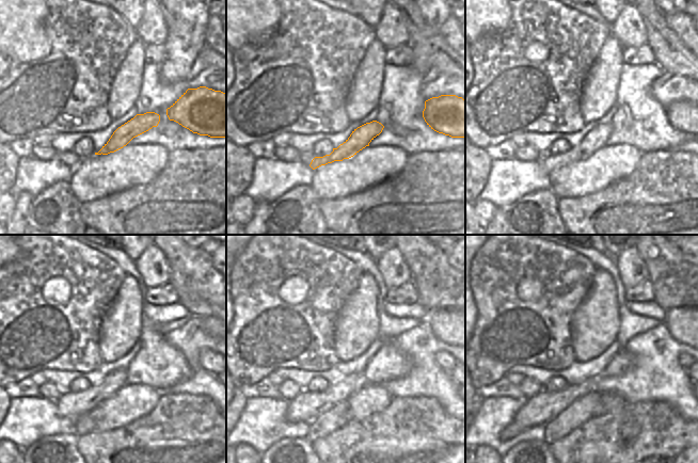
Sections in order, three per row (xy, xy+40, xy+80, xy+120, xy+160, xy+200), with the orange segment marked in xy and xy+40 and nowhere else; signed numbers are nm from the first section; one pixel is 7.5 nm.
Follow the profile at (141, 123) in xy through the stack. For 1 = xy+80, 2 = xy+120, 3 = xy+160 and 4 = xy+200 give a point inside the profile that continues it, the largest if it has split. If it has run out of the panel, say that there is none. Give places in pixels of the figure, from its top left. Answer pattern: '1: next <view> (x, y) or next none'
1: next xy+80 (597, 138)
2: next xy+120 (75, 404)
3: next xy+160 (307, 405)
4: next xy+200 (537, 411)

